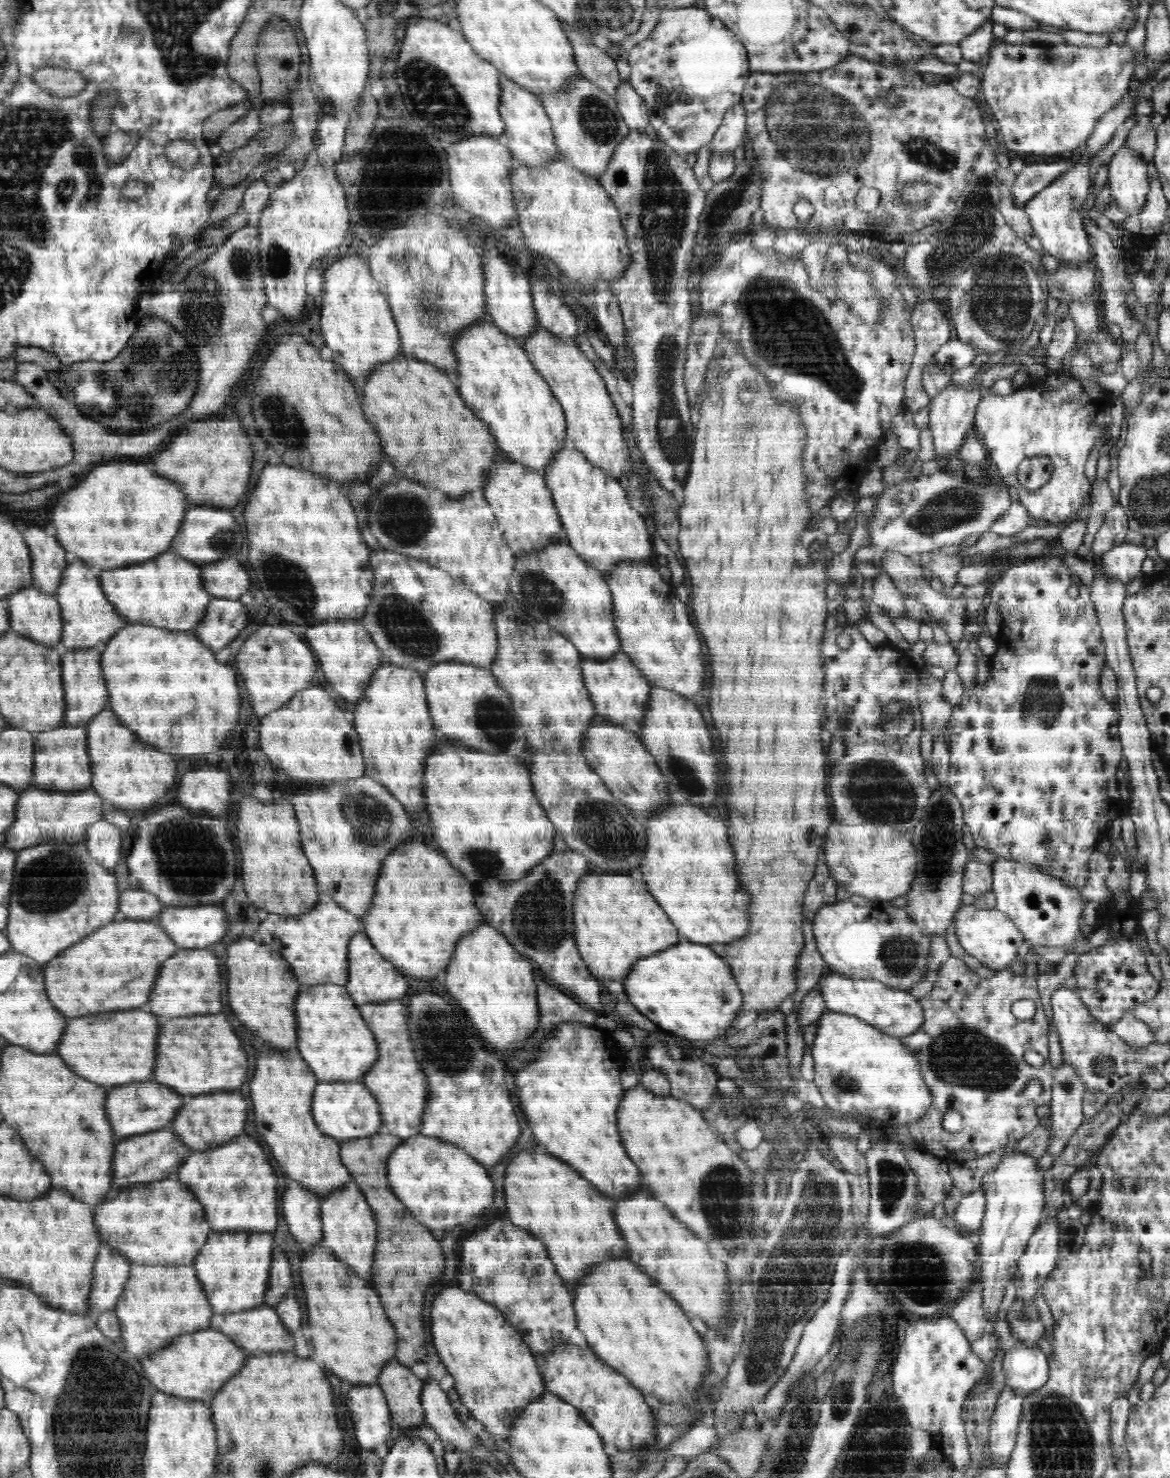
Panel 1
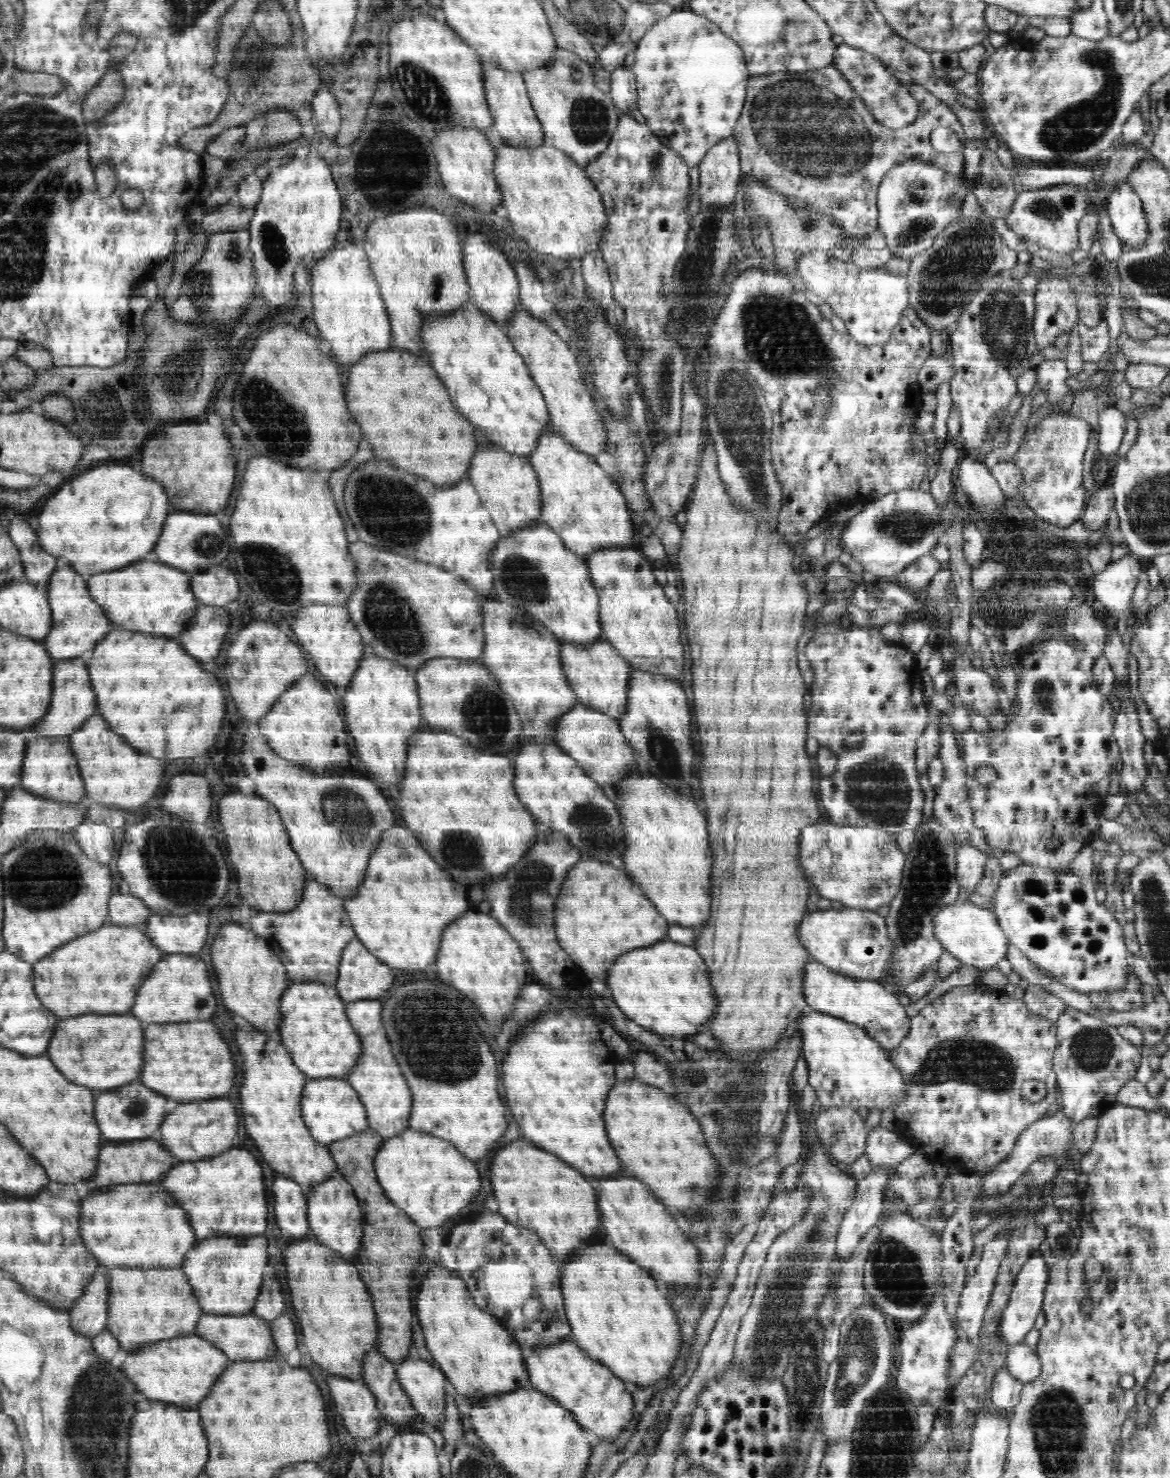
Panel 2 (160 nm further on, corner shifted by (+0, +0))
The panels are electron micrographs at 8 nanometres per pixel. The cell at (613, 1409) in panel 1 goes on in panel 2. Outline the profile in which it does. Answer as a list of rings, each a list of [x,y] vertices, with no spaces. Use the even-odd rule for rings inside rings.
[[[573,1340],[562,1341],[546,1347],[534,1347],[534,1350],[532,1354],[525,1357],[525,1367],[529,1372],[532,1388],[543,1392],[546,1396],[558,1401],[566,1410],[572,1412],[577,1423],[581,1424],[586,1431],[594,1432],[598,1437],[612,1438],[630,1422],[634,1401],[632,1394],[626,1390],[624,1380],[608,1370],[606,1365],[592,1360],[588,1353]]]

